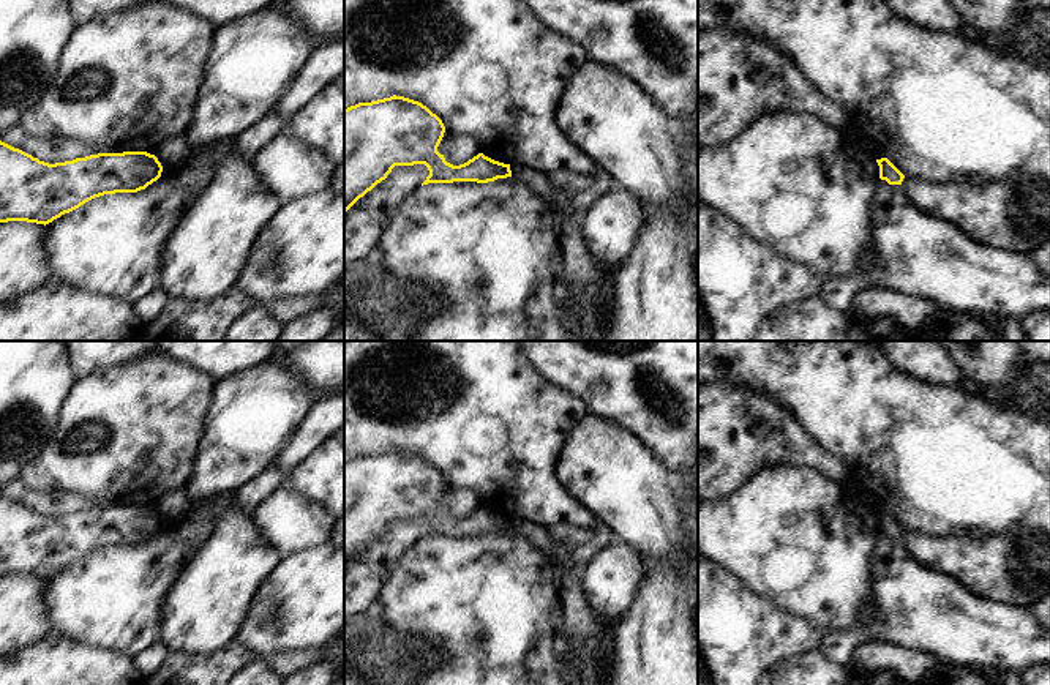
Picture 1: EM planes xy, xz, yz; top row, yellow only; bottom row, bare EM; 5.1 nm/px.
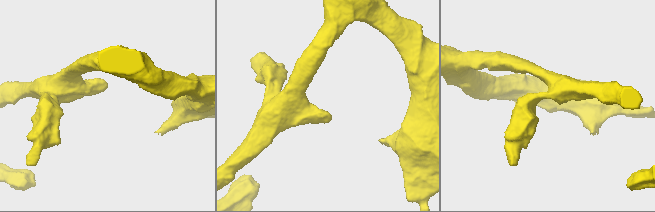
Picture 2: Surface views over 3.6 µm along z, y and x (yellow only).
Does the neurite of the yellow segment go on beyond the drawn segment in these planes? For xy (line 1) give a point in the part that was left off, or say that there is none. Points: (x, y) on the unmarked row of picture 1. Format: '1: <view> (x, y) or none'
1: none

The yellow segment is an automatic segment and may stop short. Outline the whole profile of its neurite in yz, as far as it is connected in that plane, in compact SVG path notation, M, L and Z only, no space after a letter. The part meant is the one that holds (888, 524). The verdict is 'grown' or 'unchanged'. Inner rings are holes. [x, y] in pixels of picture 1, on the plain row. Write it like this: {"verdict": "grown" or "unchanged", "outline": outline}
{"verdict": "unchanged", "outline": "M876 513L879 519L879 532L886 533L889 538L902 538L905 529L887 513Z"}

